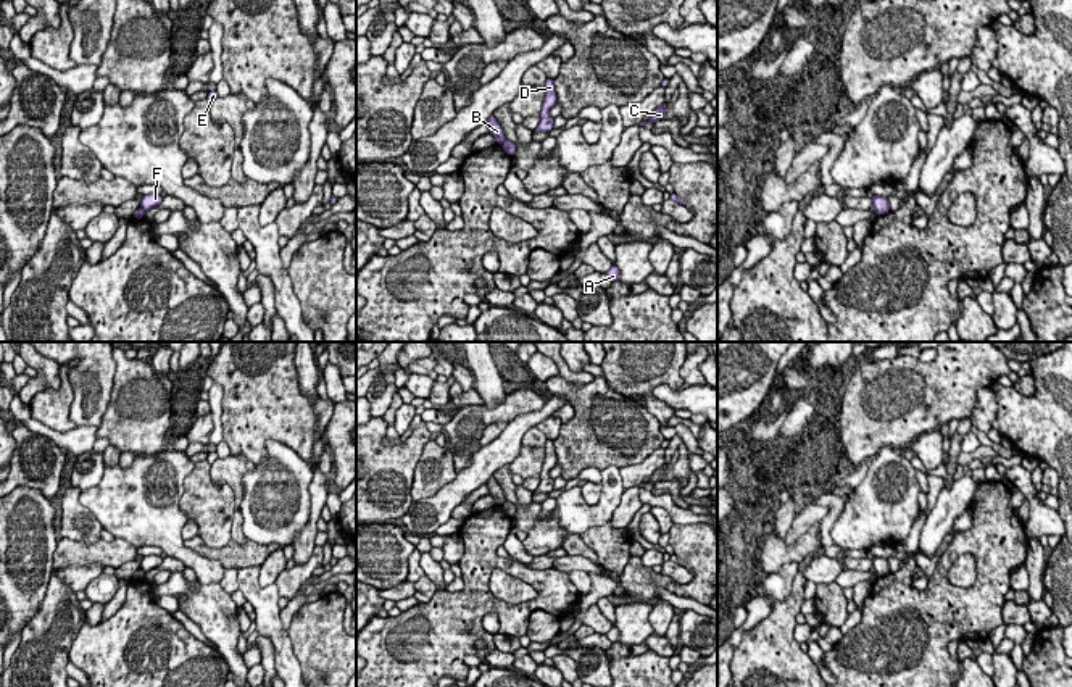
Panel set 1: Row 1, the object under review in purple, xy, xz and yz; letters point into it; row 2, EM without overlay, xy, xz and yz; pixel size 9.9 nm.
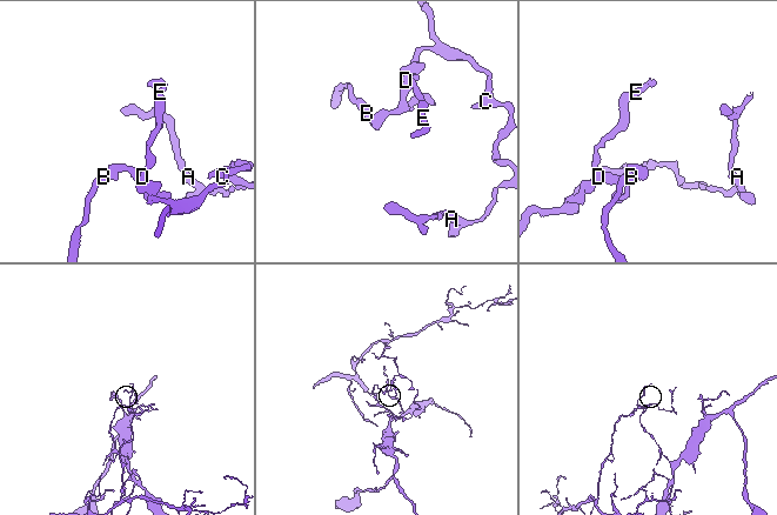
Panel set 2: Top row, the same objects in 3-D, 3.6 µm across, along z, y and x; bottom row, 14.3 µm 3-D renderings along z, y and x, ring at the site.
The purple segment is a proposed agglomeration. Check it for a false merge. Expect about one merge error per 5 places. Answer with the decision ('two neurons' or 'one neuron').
two neurons

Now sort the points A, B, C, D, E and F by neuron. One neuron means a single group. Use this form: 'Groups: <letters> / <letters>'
Groups: A C D E F / B

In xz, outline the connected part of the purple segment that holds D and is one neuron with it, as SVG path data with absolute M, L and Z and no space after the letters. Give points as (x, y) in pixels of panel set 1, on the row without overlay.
M548 439L545 443L545 461L542 466L540 484L534 493L550 493L553 490L553 479L550 477L550 469L556 466L556 450L555 440Z

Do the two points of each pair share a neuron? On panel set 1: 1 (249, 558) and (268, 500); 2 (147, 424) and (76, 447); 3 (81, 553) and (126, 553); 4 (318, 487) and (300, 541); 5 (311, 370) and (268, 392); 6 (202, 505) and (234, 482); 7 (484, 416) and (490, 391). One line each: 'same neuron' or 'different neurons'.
1: different neurons
2: different neurons
3: same neuron
4: same neuron
5: different neurons
6: different neurons
7: different neurons

